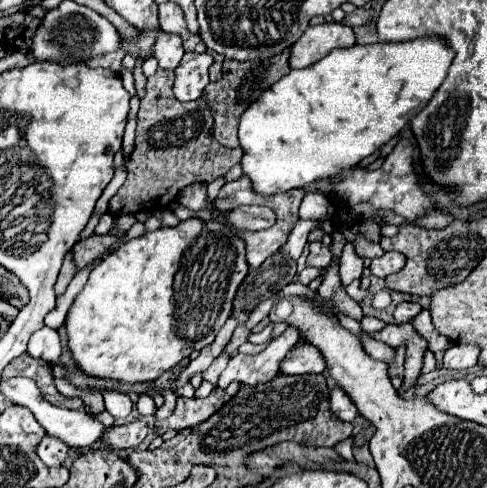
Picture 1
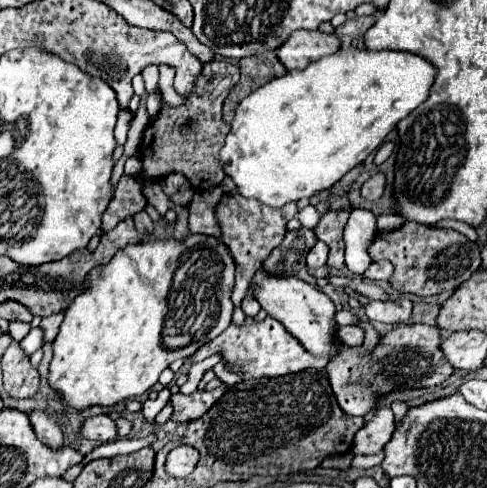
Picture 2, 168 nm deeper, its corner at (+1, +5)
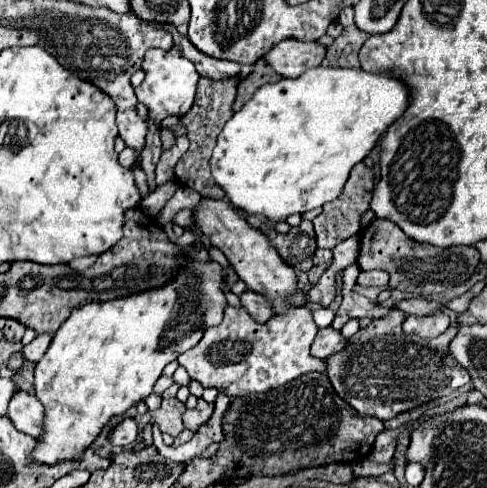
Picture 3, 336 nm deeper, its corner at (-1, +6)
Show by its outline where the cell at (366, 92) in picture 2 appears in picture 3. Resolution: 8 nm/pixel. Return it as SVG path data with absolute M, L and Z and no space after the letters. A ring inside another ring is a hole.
M318 66L318 68L310 68L306 70L300 78L296 80L288 80L288 78L282 78L274 84L264 84L262 88L256 90L254 98L250 102L244 104L244 108L240 112L236 112L230 122L226 122L224 130L220 132L218 136L218 144L212 152L212 158L210 158L210 168L212 168L212 178L216 184L220 184L220 188L226 192L226 198L232 202L232 206L244 210L246 214L260 214L260 216L266 216L270 218L272 222L280 222L280 220L286 220L288 216L292 214L304 214L308 210L314 210L314 208L320 208L324 206L326 202L332 202L340 196L342 188L344 188L344 182L348 180L348 172L364 160L364 156L370 154L370 150L376 146L378 138L388 130L388 126L400 118L404 114L408 106L408 88L402 80L398 78L390 78L388 74L370 74L370 72L364 72L362 68L354 70L354 68L326 68L326 66Z

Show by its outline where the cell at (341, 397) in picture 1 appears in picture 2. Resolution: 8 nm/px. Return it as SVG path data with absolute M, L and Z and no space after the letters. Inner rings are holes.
M424 323L400 325L380 339L380 345L372 355L368 355L364 347L358 347L342 351L334 359L330 359L326 371L342 411L346 411L346 415L362 417L374 409L376 393L386 395L392 389L434 387L442 383L448 375L454 373L454 367L444 359L438 341L440 341L438 327L430 327Z

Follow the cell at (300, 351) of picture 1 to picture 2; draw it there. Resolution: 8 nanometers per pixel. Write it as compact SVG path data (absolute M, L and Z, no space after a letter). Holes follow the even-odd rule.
M266 317L262 323L252 323L252 325L234 325L230 323L230 327L218 335L216 339L212 339L210 343L202 345L192 359L194 361L202 361L214 353L222 353L222 357L226 359L226 363L236 363L242 367L244 371L244 379L260 379L260 377L280 377L280 375L290 375L290 373L298 373L302 369L314 367L314 369L322 369L326 367L328 359L326 357L314 357L310 353L306 353L306 349L298 343L298 339L294 339L284 327L282 323L278 323L272 317Z

